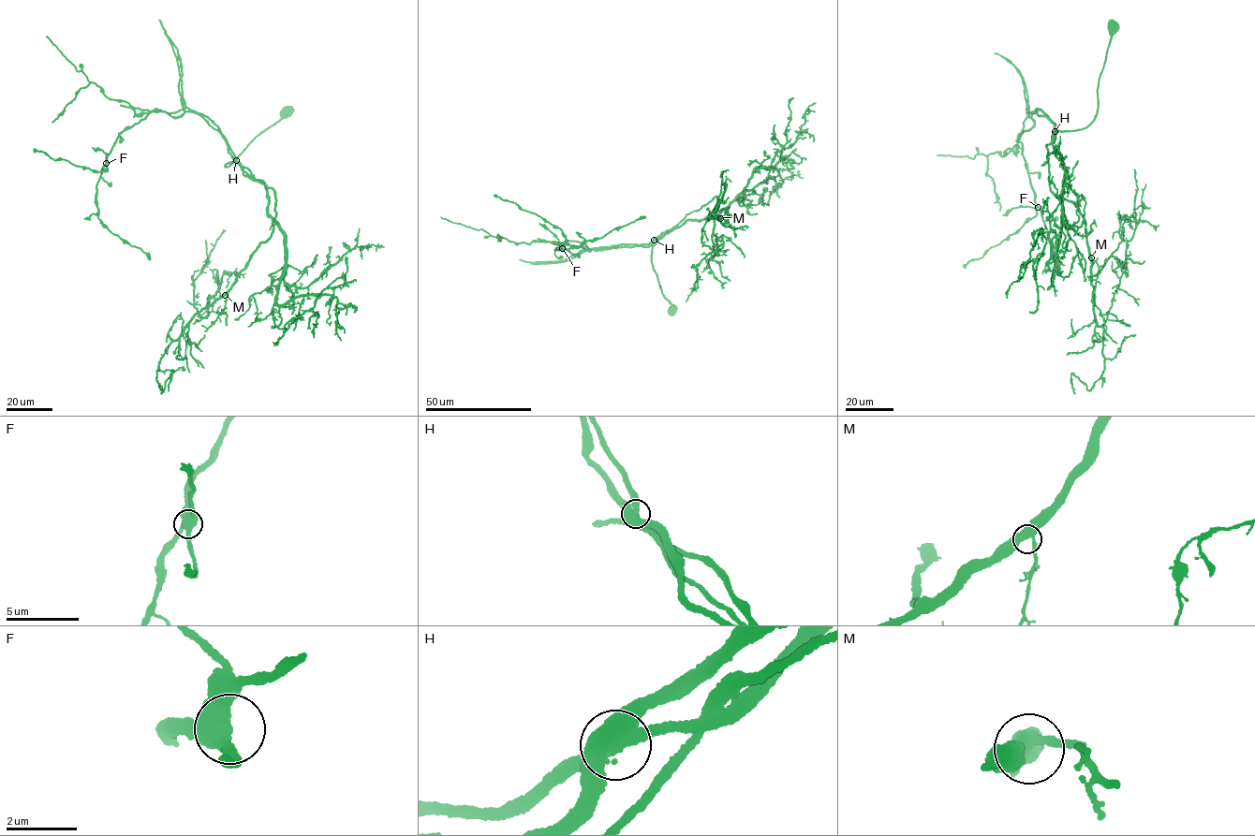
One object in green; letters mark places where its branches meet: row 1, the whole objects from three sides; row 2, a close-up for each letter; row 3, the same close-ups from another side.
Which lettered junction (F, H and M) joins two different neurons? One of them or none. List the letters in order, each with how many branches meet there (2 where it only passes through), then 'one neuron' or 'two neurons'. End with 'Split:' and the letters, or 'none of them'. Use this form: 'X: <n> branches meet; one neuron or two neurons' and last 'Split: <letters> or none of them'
F: 3 branches meet; one neuron
H: 4 branches meet; two neurons
M: 3 branches meet; one neuron
Split: H

